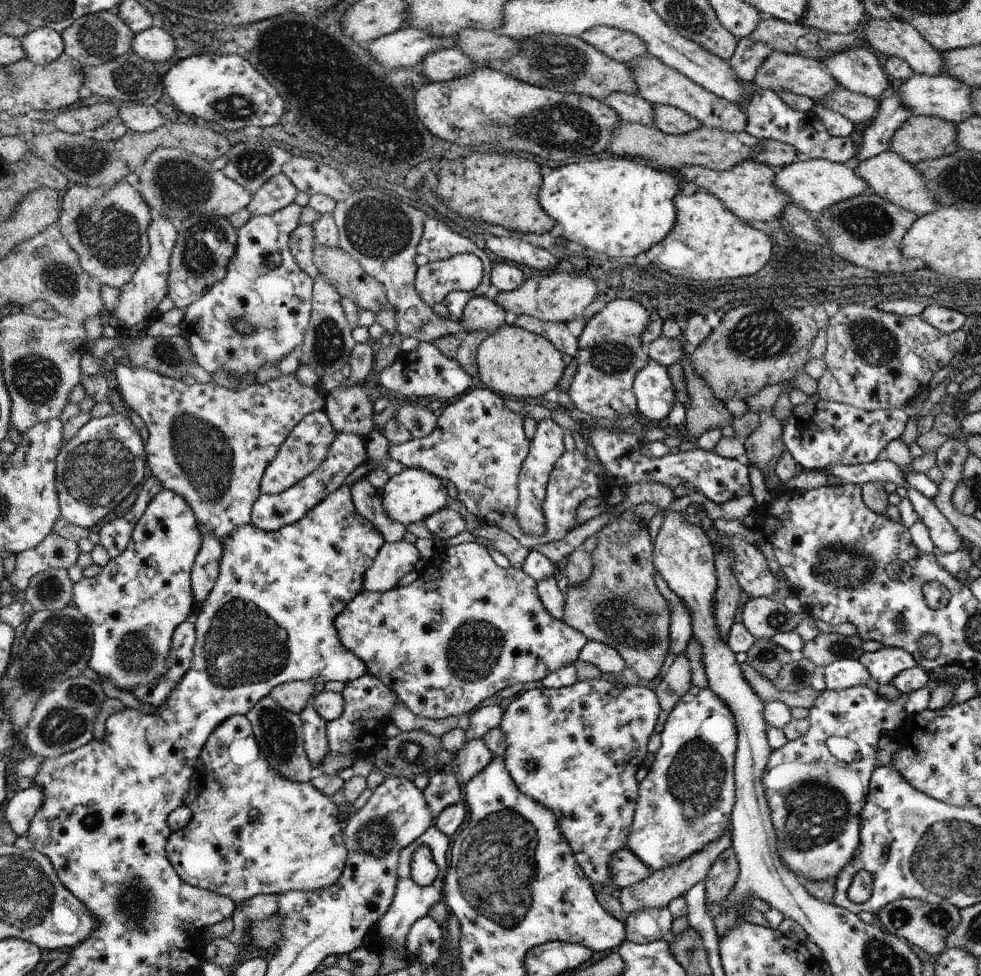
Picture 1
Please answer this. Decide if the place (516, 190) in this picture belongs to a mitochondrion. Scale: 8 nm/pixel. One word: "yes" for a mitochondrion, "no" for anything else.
no

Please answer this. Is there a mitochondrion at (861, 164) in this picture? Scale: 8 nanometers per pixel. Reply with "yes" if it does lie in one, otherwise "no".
no

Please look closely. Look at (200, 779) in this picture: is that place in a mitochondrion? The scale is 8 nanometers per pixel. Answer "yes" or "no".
no

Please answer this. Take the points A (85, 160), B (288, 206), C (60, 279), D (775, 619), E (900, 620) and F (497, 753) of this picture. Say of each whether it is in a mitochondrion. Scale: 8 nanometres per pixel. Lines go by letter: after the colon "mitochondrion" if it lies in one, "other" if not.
A: mitochondrion
B: other
C: mitochondrion
D: mitochondrion
E: other
F: other

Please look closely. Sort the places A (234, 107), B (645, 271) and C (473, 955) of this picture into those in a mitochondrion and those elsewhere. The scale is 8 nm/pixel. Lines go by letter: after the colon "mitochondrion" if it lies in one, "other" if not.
A: mitochondrion
B: other
C: other

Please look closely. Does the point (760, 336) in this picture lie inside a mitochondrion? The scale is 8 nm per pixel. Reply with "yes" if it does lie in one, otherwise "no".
yes

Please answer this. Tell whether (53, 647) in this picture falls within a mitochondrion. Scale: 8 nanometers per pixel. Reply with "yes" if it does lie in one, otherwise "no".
yes

